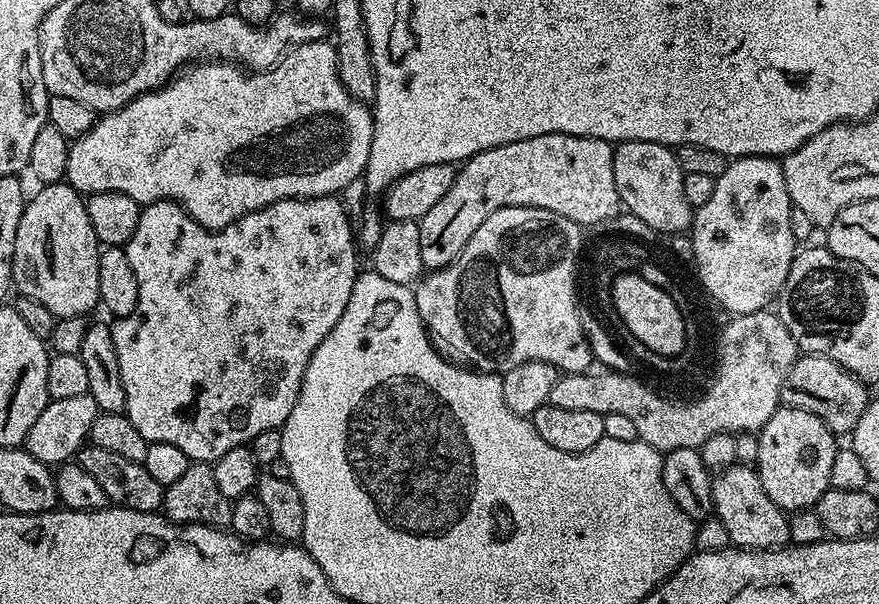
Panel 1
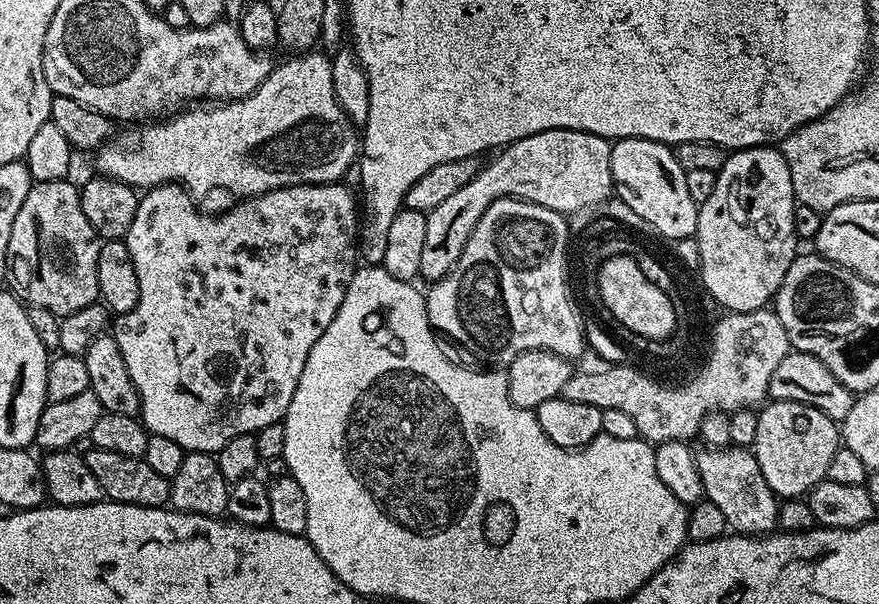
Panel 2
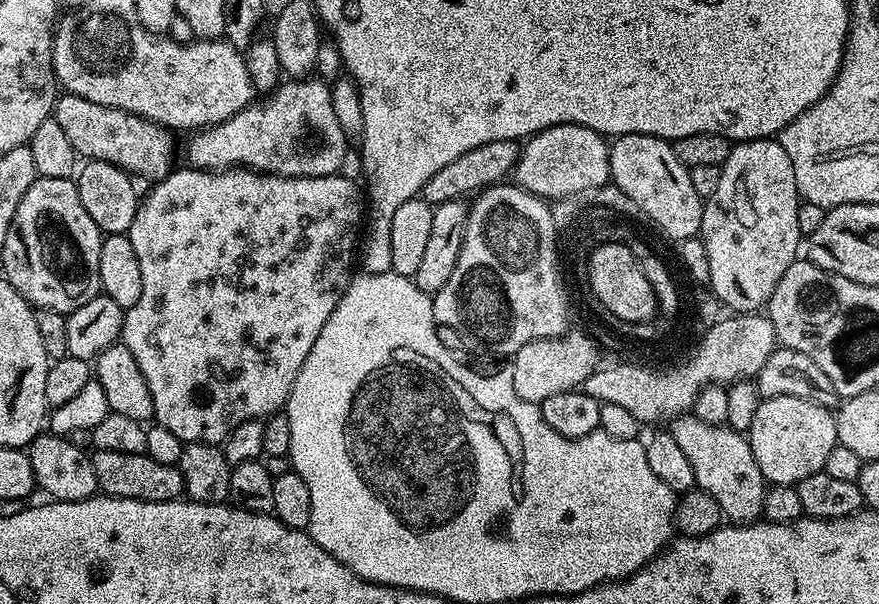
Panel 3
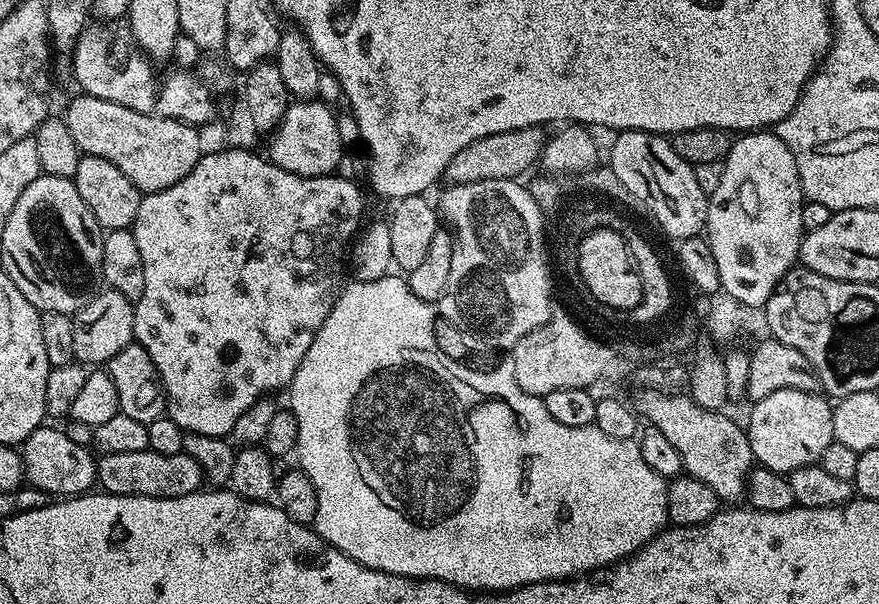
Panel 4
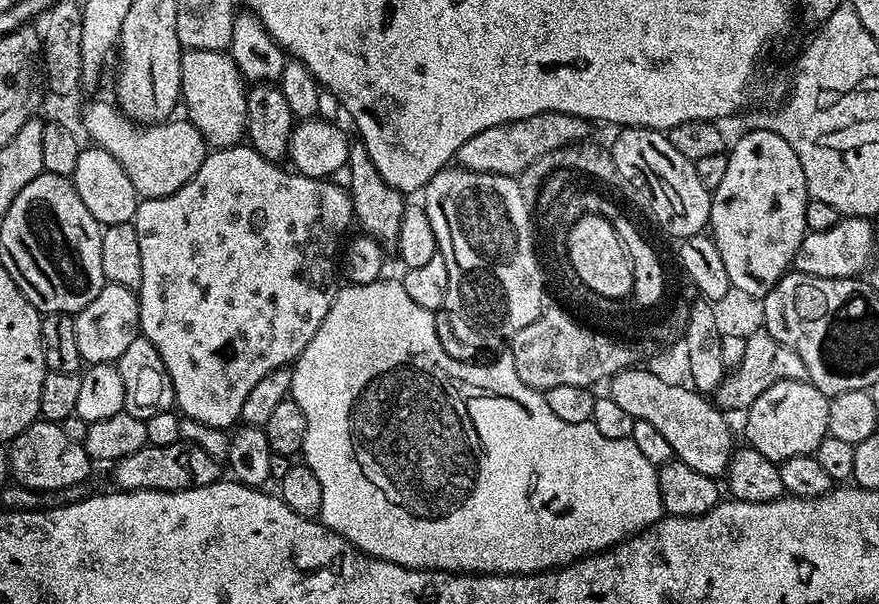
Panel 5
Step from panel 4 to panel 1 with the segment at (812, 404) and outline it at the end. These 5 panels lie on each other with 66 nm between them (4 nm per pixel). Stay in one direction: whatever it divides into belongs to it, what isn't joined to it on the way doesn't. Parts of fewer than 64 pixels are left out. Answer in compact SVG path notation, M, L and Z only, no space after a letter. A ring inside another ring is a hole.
M781 406L762 425L758 437L758 456L754 467L762 478L766 494L770 494L772 501L788 514L803 512L815 506L818 498L822 498L822 494L830 486L830 469L834 462L834 454L838 451L837 437L828 429L826 422L822 422L818 414L810 414L810 410Z

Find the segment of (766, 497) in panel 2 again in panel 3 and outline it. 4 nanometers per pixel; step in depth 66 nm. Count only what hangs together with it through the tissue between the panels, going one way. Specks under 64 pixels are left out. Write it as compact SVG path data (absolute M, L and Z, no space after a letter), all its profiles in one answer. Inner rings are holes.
M693 414L675 417L670 431L694 470L696 488L710 494L729 521L756 522L763 517L766 481L762 470L758 470L758 462L754 462L754 450L750 450L745 433L723 424L702 422Z

